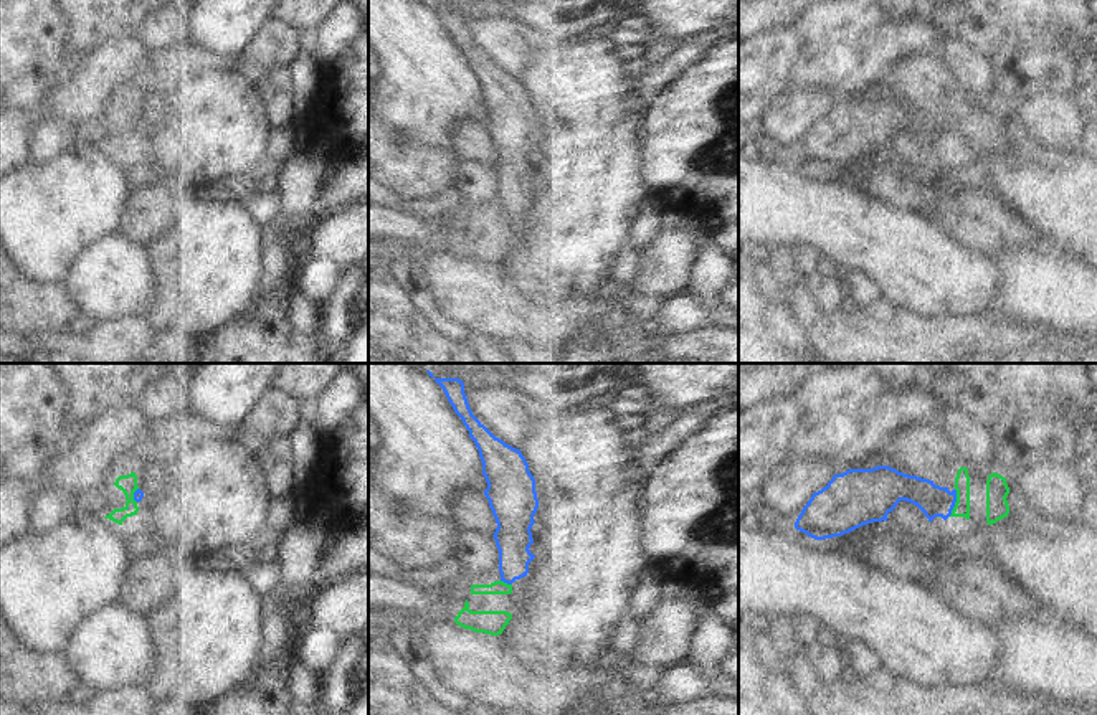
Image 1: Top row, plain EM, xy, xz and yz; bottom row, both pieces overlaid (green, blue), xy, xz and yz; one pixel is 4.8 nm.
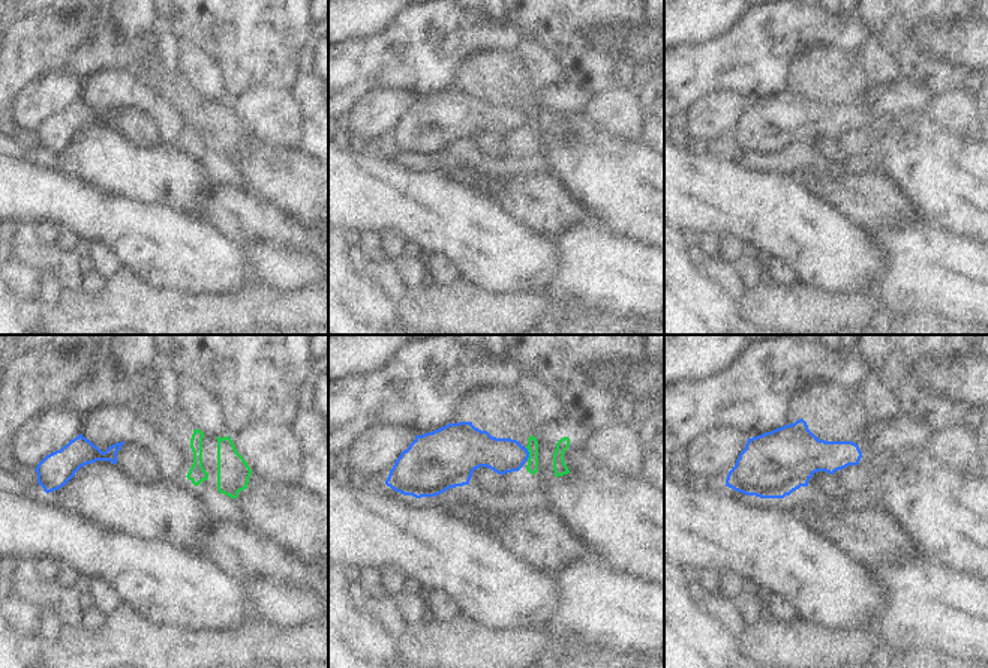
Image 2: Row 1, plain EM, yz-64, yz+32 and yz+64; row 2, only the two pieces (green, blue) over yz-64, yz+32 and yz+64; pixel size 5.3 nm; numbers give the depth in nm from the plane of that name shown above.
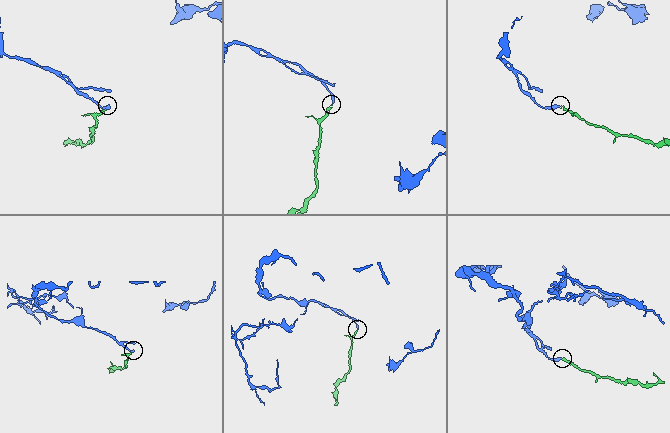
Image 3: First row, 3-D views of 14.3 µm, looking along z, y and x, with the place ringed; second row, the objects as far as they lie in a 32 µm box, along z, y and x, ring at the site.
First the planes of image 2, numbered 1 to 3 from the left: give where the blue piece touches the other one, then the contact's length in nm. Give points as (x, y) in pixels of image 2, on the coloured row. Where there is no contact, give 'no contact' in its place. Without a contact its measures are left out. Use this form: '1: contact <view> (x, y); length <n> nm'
1: no contact
2: contact yz+32 (529, 454); length 70 nm
3: no contact

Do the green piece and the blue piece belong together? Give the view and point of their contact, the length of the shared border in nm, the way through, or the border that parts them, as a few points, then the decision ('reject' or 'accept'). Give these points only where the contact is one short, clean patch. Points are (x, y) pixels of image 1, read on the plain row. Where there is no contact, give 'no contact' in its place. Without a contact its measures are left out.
contact yz (955, 132); length 140 nm; border yz (955, 119), (955, 136), (949, 146); reject

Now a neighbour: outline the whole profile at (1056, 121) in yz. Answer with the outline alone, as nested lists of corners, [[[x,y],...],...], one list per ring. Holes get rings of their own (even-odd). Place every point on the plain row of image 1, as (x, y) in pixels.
[[[1042,92],[1006,107],[1009,122],[1028,129],[1042,145],[1084,152],[1085,122],[1076,94]]]

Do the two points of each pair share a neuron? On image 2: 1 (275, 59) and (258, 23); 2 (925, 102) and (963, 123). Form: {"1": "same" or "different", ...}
{"1": "same", "2": "same"}

